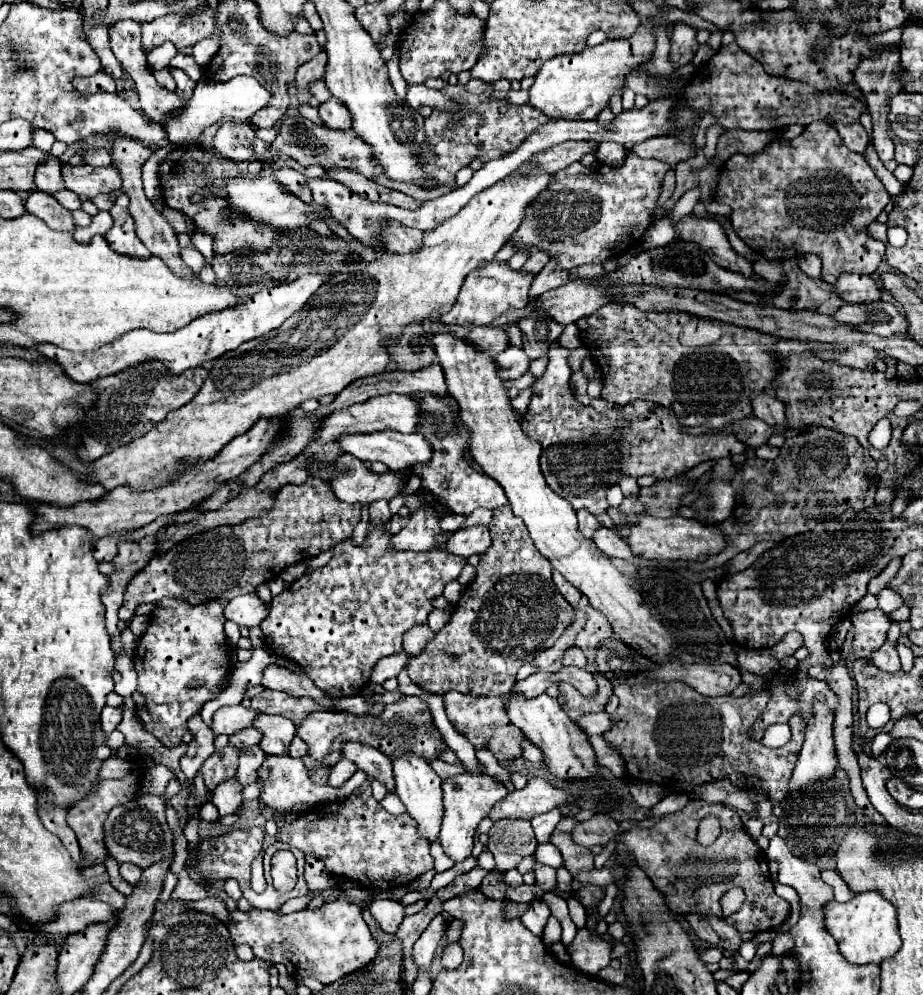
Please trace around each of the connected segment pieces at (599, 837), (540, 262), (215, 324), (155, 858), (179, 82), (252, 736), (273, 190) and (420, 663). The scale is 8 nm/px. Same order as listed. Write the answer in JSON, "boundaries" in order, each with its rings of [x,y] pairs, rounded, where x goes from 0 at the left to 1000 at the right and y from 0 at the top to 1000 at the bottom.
{"boundaries":[[[[646,817],[641,823],[631,825],[620,833],[620,843],[631,851],[641,851],[641,849],[654,851],[661,847],[661,843],[665,843],[665,835],[667,835],[667,825],[652,817]]],[[[576,254],[574,258],[572,258],[572,262],[566,266],[566,274],[576,274],[576,276],[583,276],[585,274],[585,270],[589,268],[594,264],[594,256],[589,256],[589,254]]],[[[329,276],[323,282],[310,286],[297,286],[293,290],[284,290],[275,298],[267,301],[264,305],[258,305],[249,311],[236,313],[236,315],[225,315],[219,317],[217,321],[210,321],[202,329],[186,333],[186,335],[167,335],[160,331],[150,331],[141,333],[139,337],[132,337],[124,345],[117,345],[104,353],[93,353],[93,355],[82,355],[82,353],[72,353],[61,347],[41,347],[41,355],[50,361],[56,361],[65,367],[65,371],[72,375],[74,381],[82,385],[98,385],[102,381],[124,377],[126,373],[132,373],[137,369],[156,365],[156,363],[173,363],[182,369],[186,375],[197,375],[208,369],[223,367],[245,353],[258,351],[262,345],[290,337],[293,333],[301,331],[319,313],[325,313],[332,303],[342,294],[342,290],[351,284],[353,278],[349,276]]],[[[186,781],[178,801],[169,801],[160,797],[160,799],[143,803],[134,811],[121,813],[121,817],[117,819],[113,827],[113,833],[115,833],[115,851],[128,867],[139,865],[139,867],[150,869],[152,873],[160,873],[165,867],[178,865],[182,863],[182,859],[186,859],[186,837],[182,833],[180,819],[178,819],[178,813],[180,813],[178,803],[186,801],[193,795],[195,795],[195,787],[191,781]]],[[[184,69],[186,71],[186,77],[191,79],[191,95],[195,95],[195,99],[204,102],[208,97],[208,91],[212,87],[212,83],[195,69]]],[[[269,731],[264,735],[258,735],[256,739],[249,739],[247,749],[256,751],[256,753],[267,753],[267,751],[280,749],[280,745],[282,745],[282,735],[277,735],[275,731]]],[[[260,178],[260,180],[251,180],[251,184],[247,184],[245,192],[247,192],[247,202],[249,202],[251,212],[267,214],[267,216],[271,216],[273,220],[277,220],[282,224],[290,224],[290,226],[306,228],[306,230],[336,228],[338,220],[360,218],[353,208],[347,208],[342,204],[329,204],[323,198],[310,194],[299,178],[271,178],[271,180]]],[[[548,508],[548,510],[540,510],[540,512],[535,514],[535,520],[533,520],[529,532],[531,532],[533,548],[520,558],[520,566],[518,566],[518,570],[516,570],[516,582],[501,594],[498,604],[492,608],[488,626],[485,626],[479,634],[472,636],[470,644],[464,646],[464,650],[457,654],[457,658],[453,658],[453,660],[442,660],[440,672],[442,672],[442,678],[446,680],[446,684],[449,684],[451,688],[457,688],[459,692],[464,692],[464,694],[468,694],[468,696],[475,696],[475,698],[481,698],[483,694],[490,694],[490,692],[496,694],[496,696],[518,698],[518,701],[546,701],[546,698],[550,698],[553,692],[555,692],[555,688],[559,686],[559,674],[561,674],[568,666],[574,666],[583,656],[596,652],[596,650],[607,642],[607,638],[611,636],[611,632],[615,632],[615,630],[620,628],[620,624],[622,624],[622,622],[620,622],[620,620],[622,620],[622,612],[620,612],[620,610],[615,608],[615,604],[605,596],[605,592],[602,592],[602,588],[600,588],[600,584],[598,584],[598,568],[596,568],[596,564],[594,564],[592,560],[585,558],[585,554],[581,554],[581,550],[579,550],[579,546],[576,546],[576,542],[574,542],[574,538],[572,538],[572,534],[570,534],[570,530],[568,530],[568,524],[561,522],[561,520],[555,516],[555,512]]]]}

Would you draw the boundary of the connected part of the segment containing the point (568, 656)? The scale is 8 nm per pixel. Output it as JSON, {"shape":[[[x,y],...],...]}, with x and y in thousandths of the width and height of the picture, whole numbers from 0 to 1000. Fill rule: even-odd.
{"shape":[[[622,650],[613,652],[609,666],[611,666],[611,670],[615,670],[615,668],[620,668],[620,670],[635,670],[635,662],[633,662],[633,656],[631,656],[631,654],[624,654]]]}

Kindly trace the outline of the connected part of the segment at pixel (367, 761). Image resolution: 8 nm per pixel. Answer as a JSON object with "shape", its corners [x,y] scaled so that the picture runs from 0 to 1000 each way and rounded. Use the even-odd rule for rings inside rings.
{"shape":[[[373,749],[373,761],[384,765],[397,779],[410,783],[414,789],[418,789],[420,797],[429,797],[427,777],[425,777],[425,765],[414,759],[412,755],[394,749]]]}

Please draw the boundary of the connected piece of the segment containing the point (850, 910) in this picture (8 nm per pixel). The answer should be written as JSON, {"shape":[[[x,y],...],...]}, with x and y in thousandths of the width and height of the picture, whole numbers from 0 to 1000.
{"shape":[[[938,895],[925,899],[919,908],[897,908],[895,912],[895,934],[906,944],[910,958],[919,968],[925,970],[953,970],[956,966],[969,962],[977,950],[973,940],[973,926],[966,908],[958,906],[949,895]]]}

